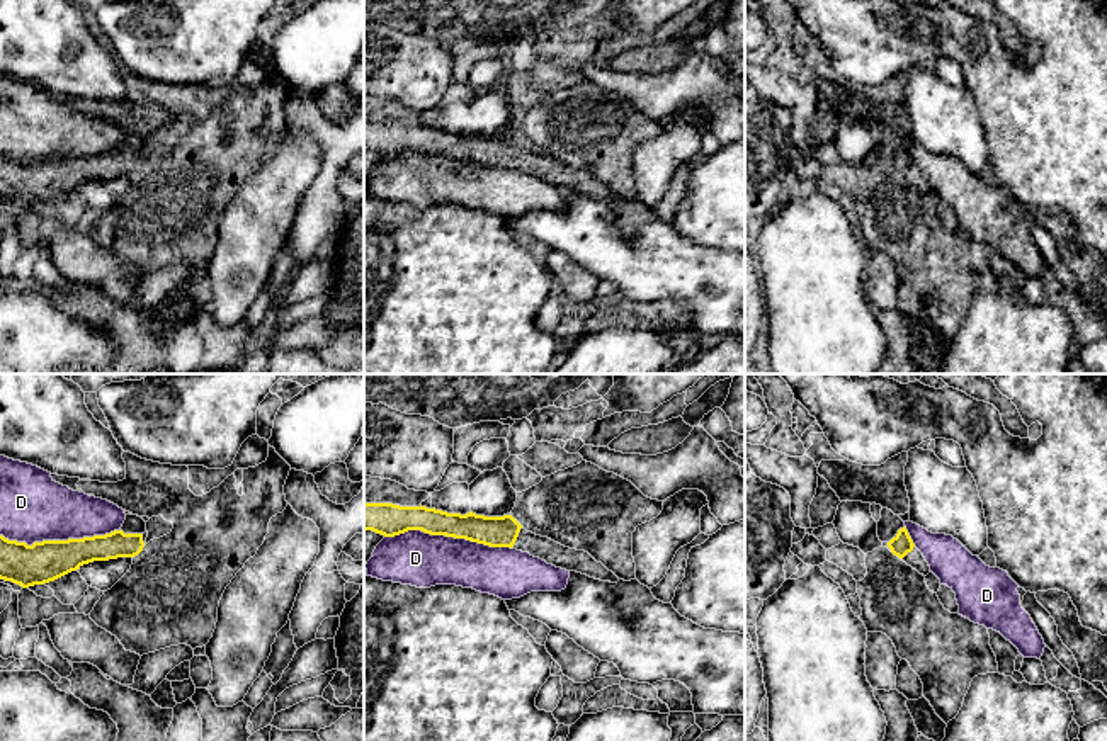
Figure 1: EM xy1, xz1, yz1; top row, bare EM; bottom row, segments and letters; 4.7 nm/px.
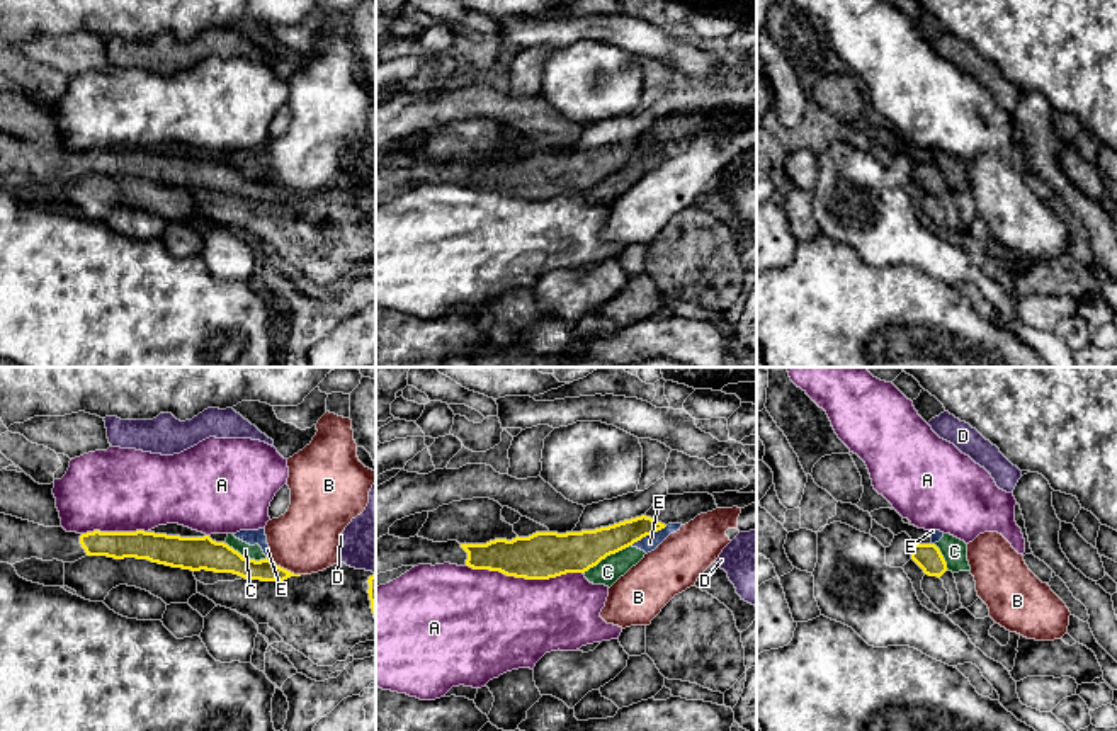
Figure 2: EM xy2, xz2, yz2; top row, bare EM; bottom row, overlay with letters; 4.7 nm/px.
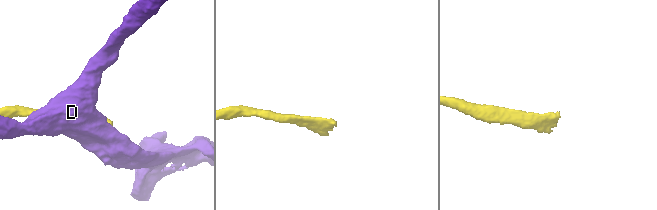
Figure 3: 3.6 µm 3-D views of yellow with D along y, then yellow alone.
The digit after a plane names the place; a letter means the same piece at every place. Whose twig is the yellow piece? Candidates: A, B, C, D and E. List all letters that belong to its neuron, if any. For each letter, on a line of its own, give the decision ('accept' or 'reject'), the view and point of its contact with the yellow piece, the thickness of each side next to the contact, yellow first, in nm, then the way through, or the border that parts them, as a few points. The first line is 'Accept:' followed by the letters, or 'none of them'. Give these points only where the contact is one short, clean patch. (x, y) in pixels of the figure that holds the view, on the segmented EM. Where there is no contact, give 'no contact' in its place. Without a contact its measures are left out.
Accept: none of them
A: reject; meets yellow in xz2 at (524, 577); 220 nm thick on the yellow side, 460 nm on the other
B: reject; meets yellow in xy2 at (283, 568); 110 nm thick on the yellow side, 320 nm on the other; border along xy2 (266, 558), (300, 575)
C: reject; meets yellow in xz2 at (607, 555); 200 nm thick on the yellow side, 120 nm on the other; border along xz2 (631, 544), (607, 555), (584, 573)
D: reject; meets yellow in xz1 at (449, 536); 140 nm thick on the yellow side, 260 nm on the other
E: reject; meets yellow in xz2 at (648, 534); 150 nm thick on the yellow side, 80 nm on the other; border along xz2 (667, 526), (631, 544)

